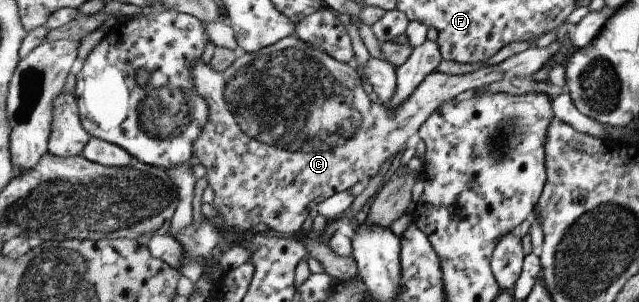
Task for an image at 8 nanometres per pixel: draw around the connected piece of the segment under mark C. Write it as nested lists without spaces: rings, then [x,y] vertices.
[[[296,34],[256,52],[246,52],[225,71],[217,71],[200,59],[194,68],[195,89],[208,101],[210,118],[203,134],[195,140],[195,156],[206,168],[207,180],[215,190],[212,206],[223,218],[218,228],[227,237],[235,233],[246,235],[253,233],[254,228],[263,222],[273,234],[296,236],[302,233],[302,224],[314,208],[354,184],[366,183],[378,176],[382,166],[404,150],[406,142],[414,134],[419,134],[423,124],[442,104],[466,90],[478,91],[502,79],[531,78],[558,45],[557,40],[544,49],[532,45],[498,64],[486,65],[461,75],[451,75],[438,69],[429,74],[397,109],[370,100],[362,88],[363,77],[353,64],[336,60],[330,53],[314,48]]]

